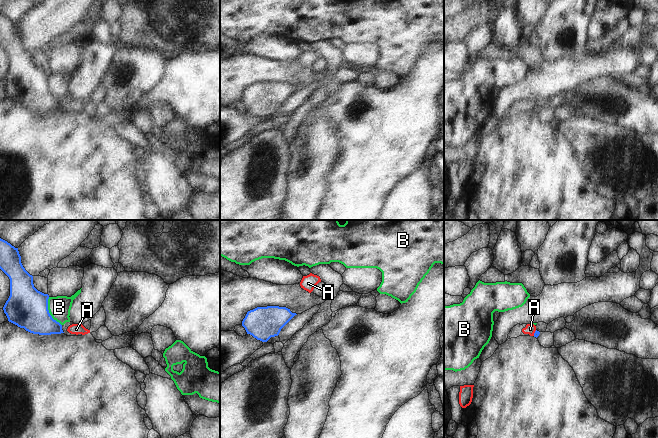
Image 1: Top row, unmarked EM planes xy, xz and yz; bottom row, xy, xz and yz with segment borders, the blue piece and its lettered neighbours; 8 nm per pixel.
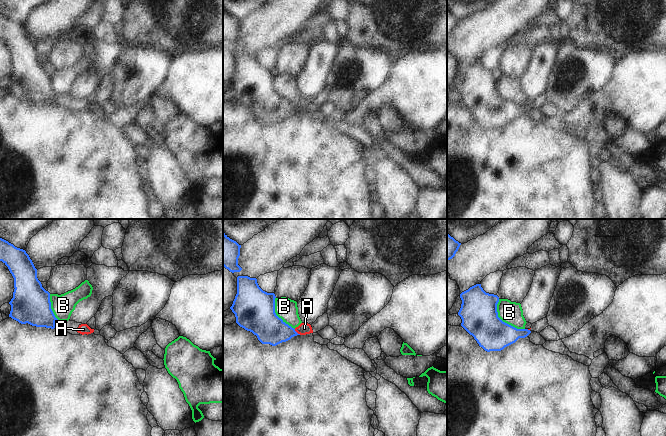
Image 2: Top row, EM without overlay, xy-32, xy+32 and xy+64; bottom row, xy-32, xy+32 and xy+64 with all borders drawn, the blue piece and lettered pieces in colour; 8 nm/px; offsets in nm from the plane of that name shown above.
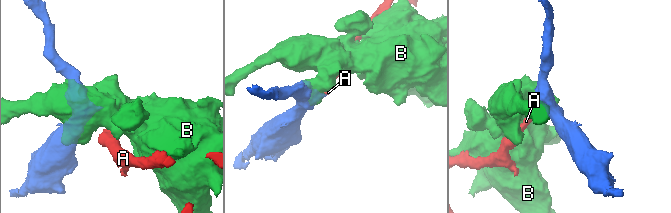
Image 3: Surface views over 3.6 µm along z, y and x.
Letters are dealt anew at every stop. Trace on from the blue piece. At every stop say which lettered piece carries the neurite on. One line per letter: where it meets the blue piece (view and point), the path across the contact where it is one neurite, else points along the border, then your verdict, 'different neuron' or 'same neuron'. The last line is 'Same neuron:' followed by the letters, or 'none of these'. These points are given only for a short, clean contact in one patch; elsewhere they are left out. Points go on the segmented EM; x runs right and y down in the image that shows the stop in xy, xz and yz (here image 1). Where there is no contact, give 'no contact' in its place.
A: yz (534, 333) | along yz (536, 330), (533, 335) | different neuron
B: xy (48, 312) | different neuron
Same neuron: none of these

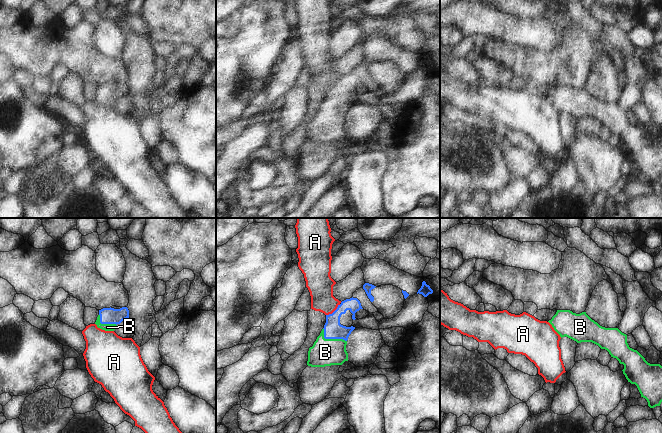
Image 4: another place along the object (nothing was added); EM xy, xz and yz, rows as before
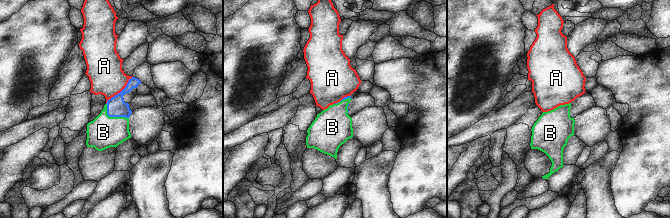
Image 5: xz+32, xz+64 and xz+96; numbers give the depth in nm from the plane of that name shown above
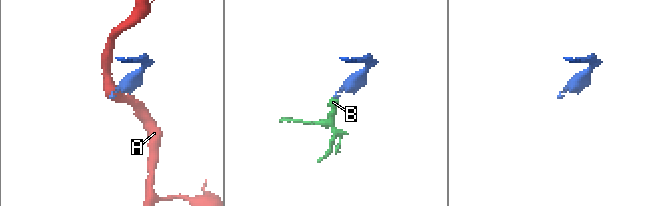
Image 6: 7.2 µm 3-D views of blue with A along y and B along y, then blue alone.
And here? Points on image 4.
A: xz (334, 311) | along xz (340, 304), (331, 313), (326, 315) | different neuron
B: xz (331, 338) | across xz (333, 329), (331, 338), (330, 347), (325, 352) | same neuron
Same neuron: B

